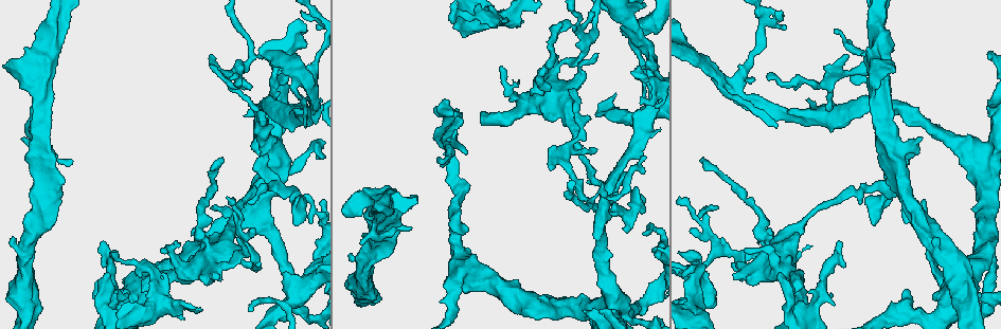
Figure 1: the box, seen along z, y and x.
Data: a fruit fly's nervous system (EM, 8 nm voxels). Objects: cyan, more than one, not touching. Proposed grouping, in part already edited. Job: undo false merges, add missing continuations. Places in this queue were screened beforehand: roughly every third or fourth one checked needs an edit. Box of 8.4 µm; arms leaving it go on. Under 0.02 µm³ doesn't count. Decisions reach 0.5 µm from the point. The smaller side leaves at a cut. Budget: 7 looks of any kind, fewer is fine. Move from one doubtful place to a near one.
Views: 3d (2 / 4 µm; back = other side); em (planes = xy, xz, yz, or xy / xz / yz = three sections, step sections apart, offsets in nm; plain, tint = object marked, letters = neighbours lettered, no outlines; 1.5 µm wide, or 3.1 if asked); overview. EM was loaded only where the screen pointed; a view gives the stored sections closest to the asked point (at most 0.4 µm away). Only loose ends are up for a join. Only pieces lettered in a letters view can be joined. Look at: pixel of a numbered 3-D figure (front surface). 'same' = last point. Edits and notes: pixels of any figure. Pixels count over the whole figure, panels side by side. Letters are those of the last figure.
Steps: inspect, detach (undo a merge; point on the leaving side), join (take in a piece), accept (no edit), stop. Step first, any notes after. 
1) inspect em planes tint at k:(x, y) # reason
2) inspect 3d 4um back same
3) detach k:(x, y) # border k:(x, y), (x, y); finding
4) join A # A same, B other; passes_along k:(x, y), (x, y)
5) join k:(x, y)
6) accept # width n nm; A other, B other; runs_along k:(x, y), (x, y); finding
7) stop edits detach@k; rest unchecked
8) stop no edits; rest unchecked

inspect 3d 2um back at 1:(707, 276) # free end

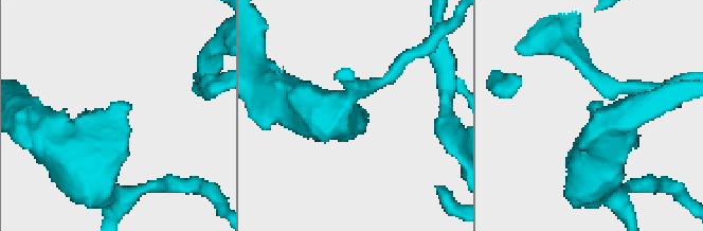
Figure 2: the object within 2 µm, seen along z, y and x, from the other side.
inspect em planes letters at 2:(591, 107) # shape alone is not enough

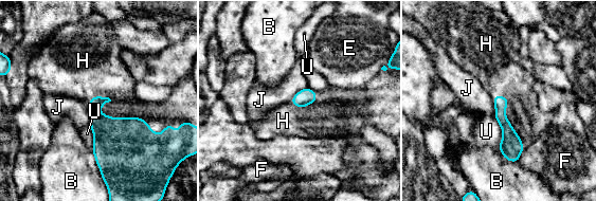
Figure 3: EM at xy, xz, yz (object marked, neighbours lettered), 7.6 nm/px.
join H # B other, E other, F other, H same, J other, U other; passes_along 3:(105, 128), (97, 96), (89, 65); it goes on there

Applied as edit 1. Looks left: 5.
inspect overview # redraw

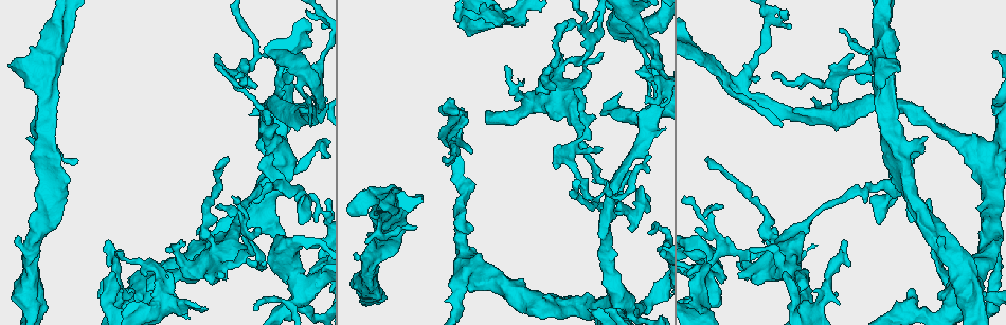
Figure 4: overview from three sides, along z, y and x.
inspect em xy step 4 letters at 4:(646, 157) # thin end

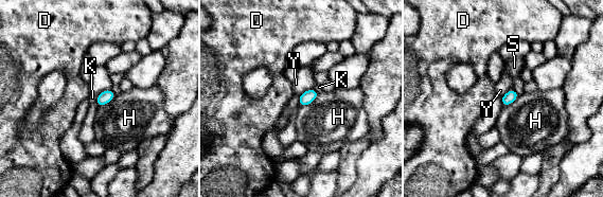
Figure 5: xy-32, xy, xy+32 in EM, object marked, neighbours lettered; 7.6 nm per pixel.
accept # D other, H other, K other, S other, Y other; no lettered piece goes on from it

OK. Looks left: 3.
inspect 3d 2um at 4:(887, 186) # abrupt turn

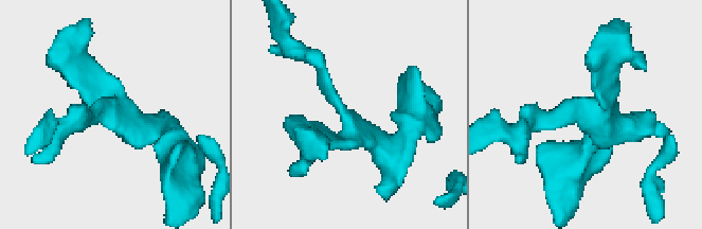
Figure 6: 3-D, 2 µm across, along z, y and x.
inspect em planes tint at 6:(347, 116) # shape alone is not enough

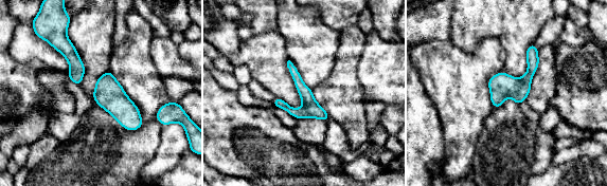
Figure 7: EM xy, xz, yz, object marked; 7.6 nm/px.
inspect em planes letters same

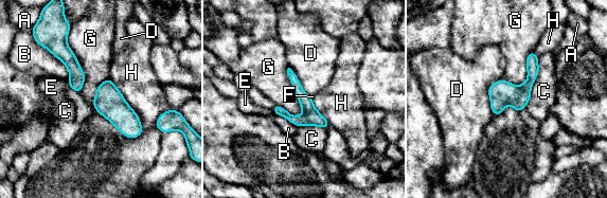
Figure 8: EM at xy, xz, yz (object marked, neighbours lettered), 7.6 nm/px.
accept # longest_contact H 480 nm; A other, B other, C other, D other, E other, F other, G other, H other; border 8:(288, 67), (299, 116); continuous, no second cell

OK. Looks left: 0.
stop edits join@3; rest unchecked

